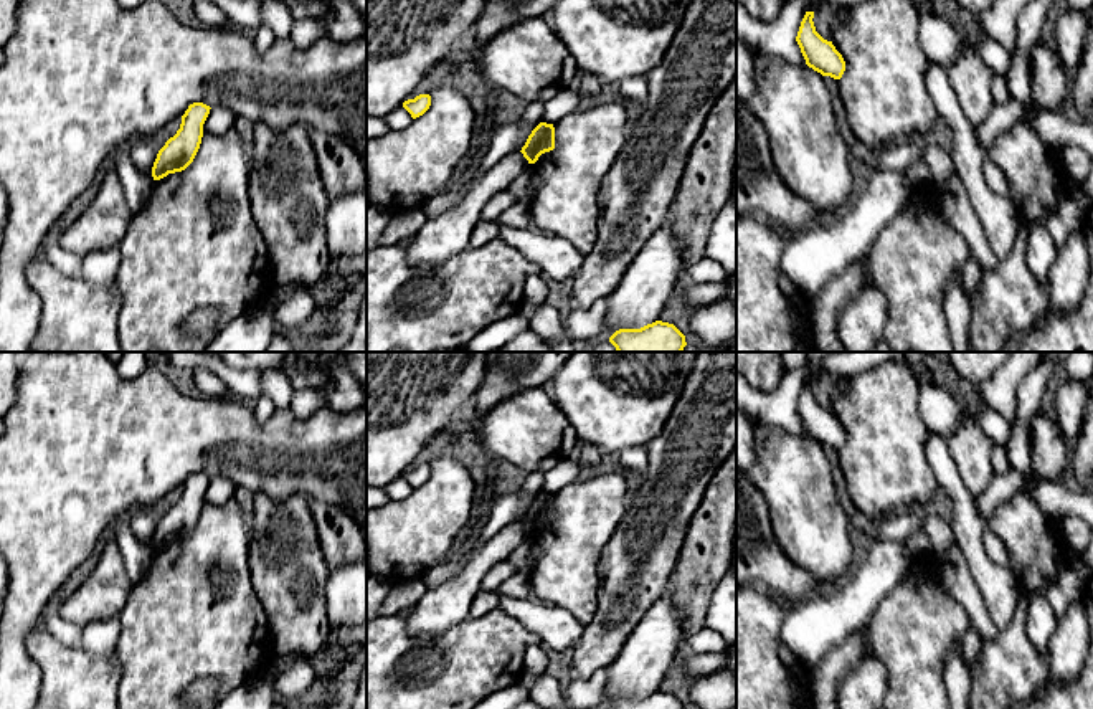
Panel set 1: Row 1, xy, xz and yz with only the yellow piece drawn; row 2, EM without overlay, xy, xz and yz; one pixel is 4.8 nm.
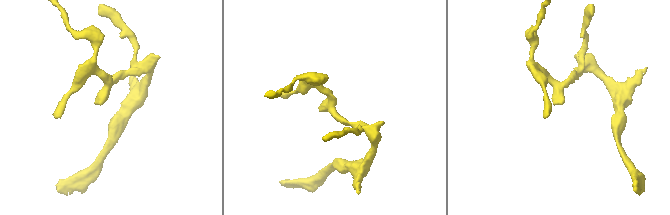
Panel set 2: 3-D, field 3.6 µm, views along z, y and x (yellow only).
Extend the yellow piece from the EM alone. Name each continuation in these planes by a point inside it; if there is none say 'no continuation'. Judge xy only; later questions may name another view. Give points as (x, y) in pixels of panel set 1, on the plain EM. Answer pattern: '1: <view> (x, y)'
no continuation

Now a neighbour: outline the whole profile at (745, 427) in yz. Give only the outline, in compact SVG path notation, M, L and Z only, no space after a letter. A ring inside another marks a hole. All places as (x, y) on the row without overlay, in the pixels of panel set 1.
M736 407L736 468L743 473L750 469L755 459L755 421Z

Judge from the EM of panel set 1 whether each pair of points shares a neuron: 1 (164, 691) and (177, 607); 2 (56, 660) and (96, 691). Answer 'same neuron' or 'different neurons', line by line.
1: same neuron
2: same neuron

